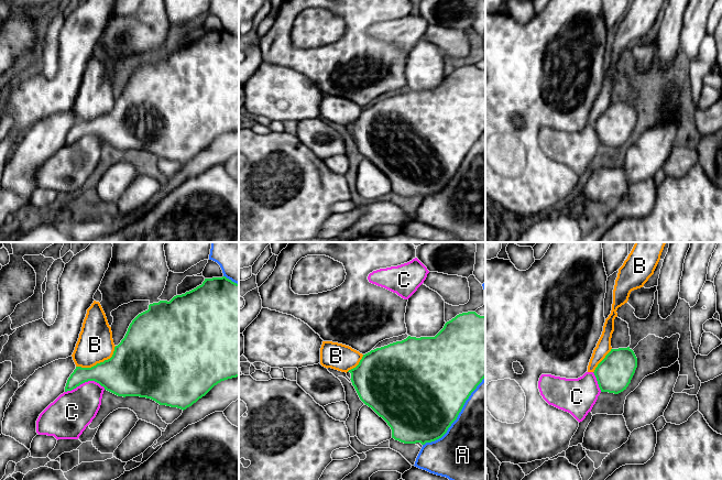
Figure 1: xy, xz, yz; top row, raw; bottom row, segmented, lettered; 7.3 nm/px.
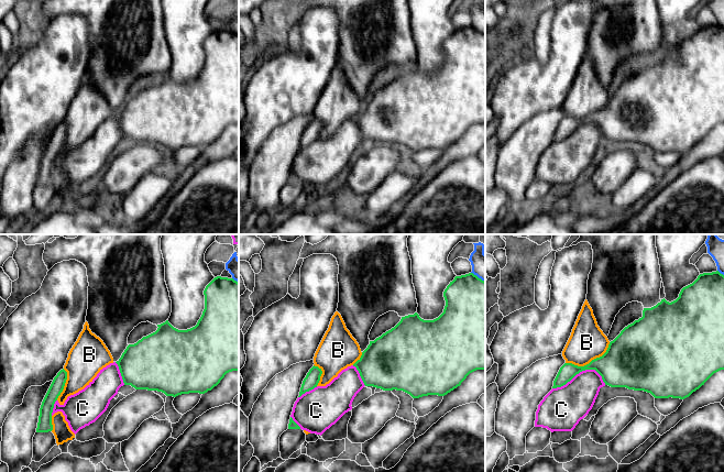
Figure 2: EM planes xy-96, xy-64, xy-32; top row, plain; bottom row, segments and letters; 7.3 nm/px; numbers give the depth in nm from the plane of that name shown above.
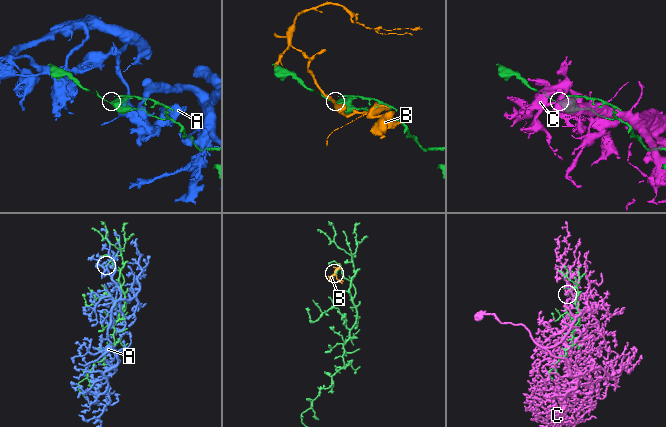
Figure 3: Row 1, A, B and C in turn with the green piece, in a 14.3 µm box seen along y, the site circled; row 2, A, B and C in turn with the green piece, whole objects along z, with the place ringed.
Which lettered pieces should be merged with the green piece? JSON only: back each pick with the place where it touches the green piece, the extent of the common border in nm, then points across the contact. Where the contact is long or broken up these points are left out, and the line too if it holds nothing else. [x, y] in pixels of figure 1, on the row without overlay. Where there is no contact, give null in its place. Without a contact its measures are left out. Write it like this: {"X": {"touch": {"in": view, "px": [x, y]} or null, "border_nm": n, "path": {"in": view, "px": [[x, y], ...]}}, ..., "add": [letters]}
{"B": {"touch": {"in": "xy", "px": [98, 117]}, "border_nm": 340}, "add": ["B"]}

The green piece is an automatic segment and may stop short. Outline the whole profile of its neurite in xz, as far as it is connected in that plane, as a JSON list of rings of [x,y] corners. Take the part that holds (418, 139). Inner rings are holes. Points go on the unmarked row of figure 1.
[[[475,65],[459,67],[451,74],[447,75],[444,81],[435,90],[416,91],[408,89],[402,95],[396,95],[371,103],[363,108],[359,118],[348,126],[351,127],[350,133],[360,153],[387,176],[392,183],[392,192],[404,197],[420,196],[422,198],[425,198],[426,196],[435,195],[447,186],[448,182],[457,173],[466,154],[485,131],[485,69],[480,69]]]

